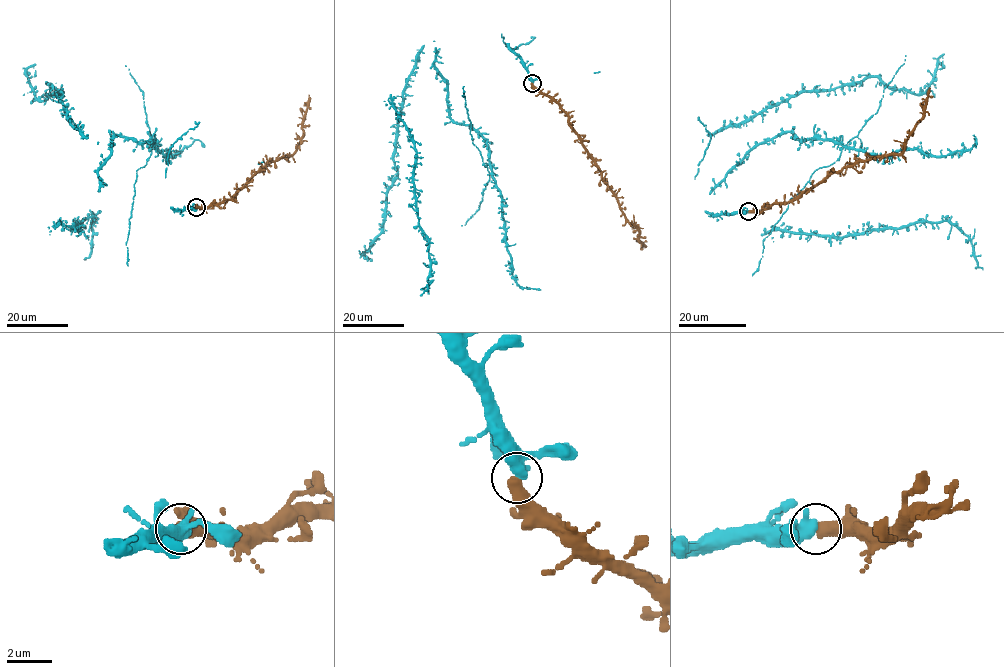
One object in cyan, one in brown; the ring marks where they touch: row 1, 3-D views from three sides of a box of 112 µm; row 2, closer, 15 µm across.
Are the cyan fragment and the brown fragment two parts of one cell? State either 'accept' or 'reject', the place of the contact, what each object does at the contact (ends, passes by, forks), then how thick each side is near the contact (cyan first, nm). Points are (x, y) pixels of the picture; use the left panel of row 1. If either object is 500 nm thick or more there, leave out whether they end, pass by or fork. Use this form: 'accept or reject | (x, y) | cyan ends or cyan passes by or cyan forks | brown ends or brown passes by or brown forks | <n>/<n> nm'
accept | (196, 207) | cyan passes by | brown ends | 400/480 nm

